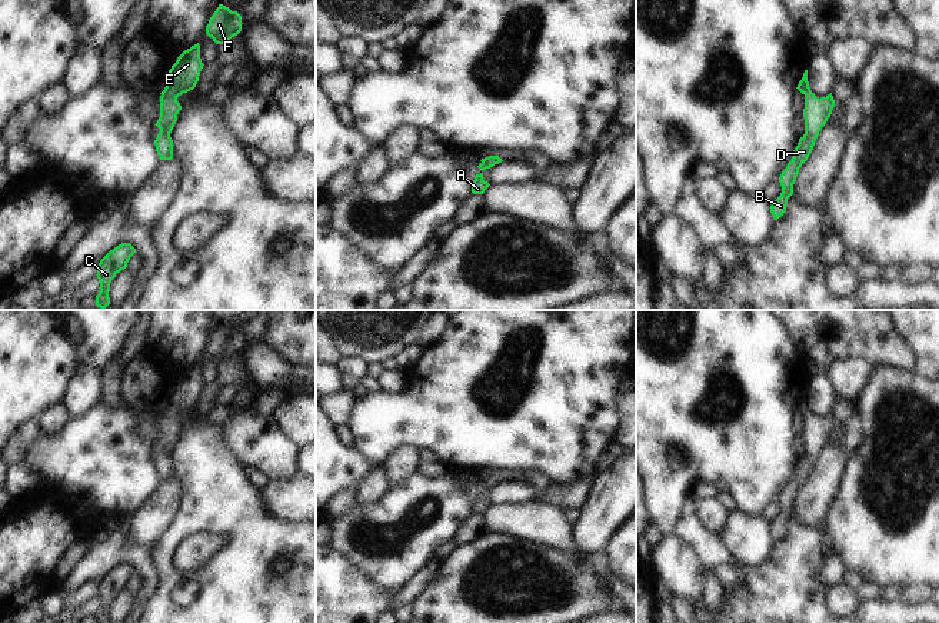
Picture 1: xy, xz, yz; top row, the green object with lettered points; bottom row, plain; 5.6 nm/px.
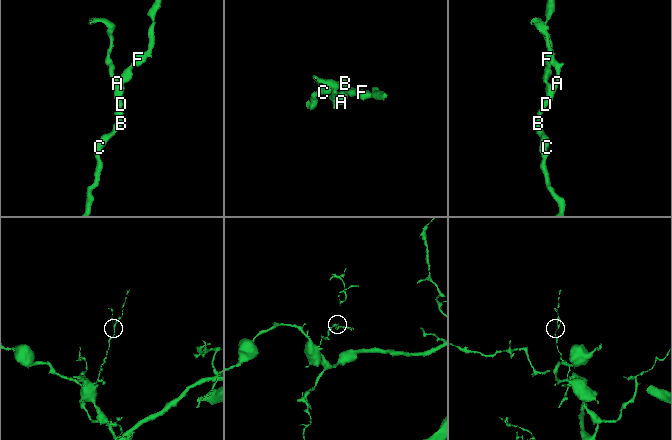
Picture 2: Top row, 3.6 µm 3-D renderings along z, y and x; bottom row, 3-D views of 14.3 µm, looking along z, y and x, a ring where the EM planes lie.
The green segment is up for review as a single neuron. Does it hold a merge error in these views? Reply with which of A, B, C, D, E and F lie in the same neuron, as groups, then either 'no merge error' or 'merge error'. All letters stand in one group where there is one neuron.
A B C D E F; no merge error

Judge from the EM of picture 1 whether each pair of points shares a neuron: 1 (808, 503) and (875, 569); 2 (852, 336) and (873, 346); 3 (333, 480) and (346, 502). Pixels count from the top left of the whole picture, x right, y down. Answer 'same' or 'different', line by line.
1: different
2: same
3: different

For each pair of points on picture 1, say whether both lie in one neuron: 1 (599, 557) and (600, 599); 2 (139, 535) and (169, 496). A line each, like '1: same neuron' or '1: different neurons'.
1: different neurons
2: same neuron

